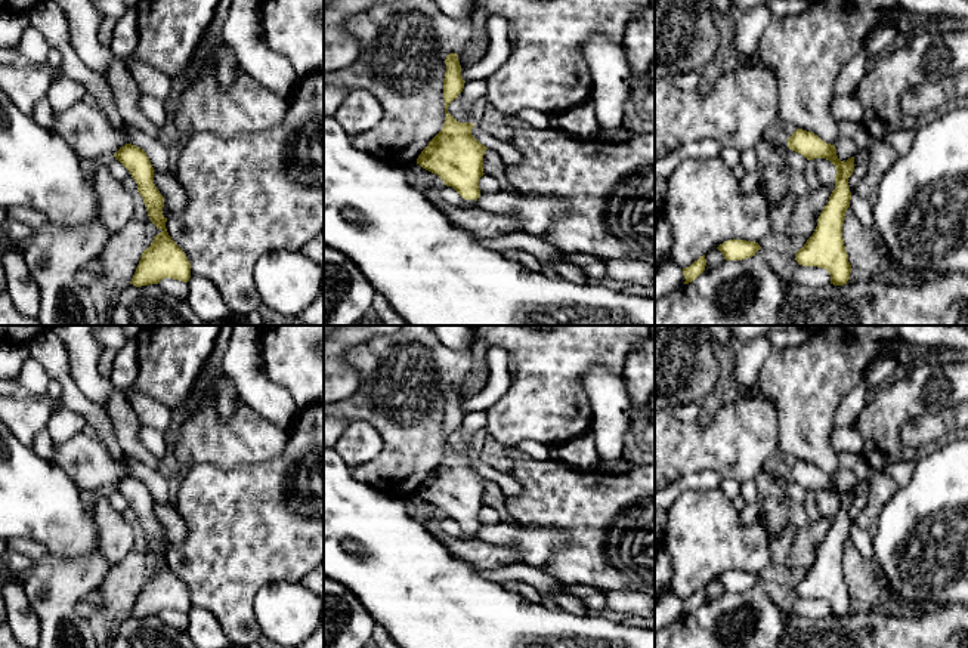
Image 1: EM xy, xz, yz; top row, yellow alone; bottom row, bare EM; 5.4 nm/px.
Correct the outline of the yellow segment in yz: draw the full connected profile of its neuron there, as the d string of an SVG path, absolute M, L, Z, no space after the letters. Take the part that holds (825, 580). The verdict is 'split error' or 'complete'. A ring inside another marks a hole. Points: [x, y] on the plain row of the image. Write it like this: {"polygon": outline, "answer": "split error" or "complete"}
{"polygon": "M797 460L788 469L788 479L804 487L807 491L826 490L835 497L835 521L817 550L813 567L797 583L795 592L802 598L825 599L831 607L831 615L844 617L851 605L842 570L842 556L851 531L848 509L856 497L854 488L841 493L835 476L826 475L813 463L802 460Z", "answer": "complete"}

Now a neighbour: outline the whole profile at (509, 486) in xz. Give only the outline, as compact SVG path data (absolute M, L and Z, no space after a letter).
M477 456L473 457L471 466L482 476L485 476L489 481L494 481L501 488L504 496L519 496L523 490L520 482L510 473L502 473L497 469L492 469L491 466L483 463Z

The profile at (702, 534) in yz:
M684 490L668 507L656 546L671 559L671 593L687 599L724 573L760 574L770 562L770 528L761 518L743 525L733 500L723 490Z

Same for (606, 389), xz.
M596 364L584 376L584 389L593 408L591 433L601 462L622 459L630 426L630 394L624 373Z

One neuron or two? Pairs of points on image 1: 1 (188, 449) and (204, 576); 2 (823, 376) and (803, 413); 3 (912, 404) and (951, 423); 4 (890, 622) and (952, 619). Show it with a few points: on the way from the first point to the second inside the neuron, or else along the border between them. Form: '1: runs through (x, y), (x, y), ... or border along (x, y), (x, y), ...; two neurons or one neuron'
1: border along (188, 468), (194, 465), (216, 465), (225, 471); two neurons
2: runs through (815, 385), (806, 394), (806, 404); one neuron
3: border along (952, 406), (931, 409), (911, 417), (899, 432); two neurons
4: runs through (905, 625), (937, 625); one neuron

